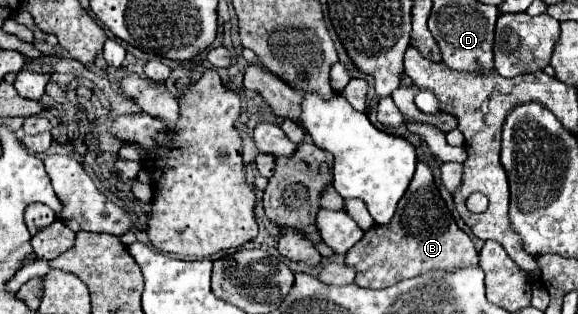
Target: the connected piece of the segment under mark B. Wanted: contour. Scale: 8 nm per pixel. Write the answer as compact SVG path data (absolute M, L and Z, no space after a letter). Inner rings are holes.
M417 163L415 177L399 201L391 223L375 225L365 231L363 239L347 251L345 263L357 267L357 285L383 289L387 285L395 285L403 279L411 279L435 269L457 271L463 267L477 267L479 255L471 237L457 227L453 215L439 197L431 169L425 163Z

